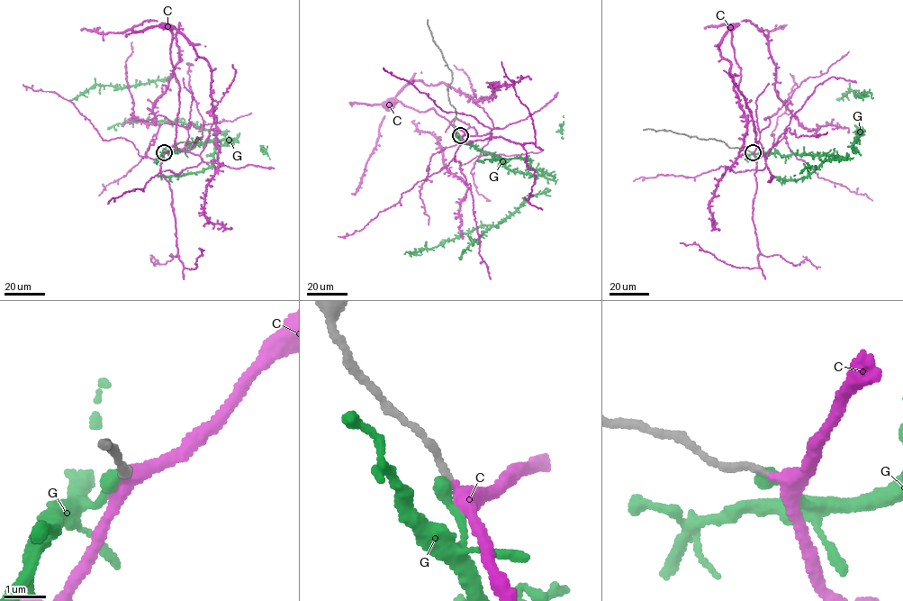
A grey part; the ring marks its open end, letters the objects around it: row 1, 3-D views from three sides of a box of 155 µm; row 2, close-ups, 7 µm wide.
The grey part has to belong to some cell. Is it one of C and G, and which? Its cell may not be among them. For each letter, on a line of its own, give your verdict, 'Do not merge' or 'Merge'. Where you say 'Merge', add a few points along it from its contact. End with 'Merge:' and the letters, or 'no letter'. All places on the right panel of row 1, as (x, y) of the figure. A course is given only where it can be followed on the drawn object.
C: Merge
G: Do not merge
Merge: C

